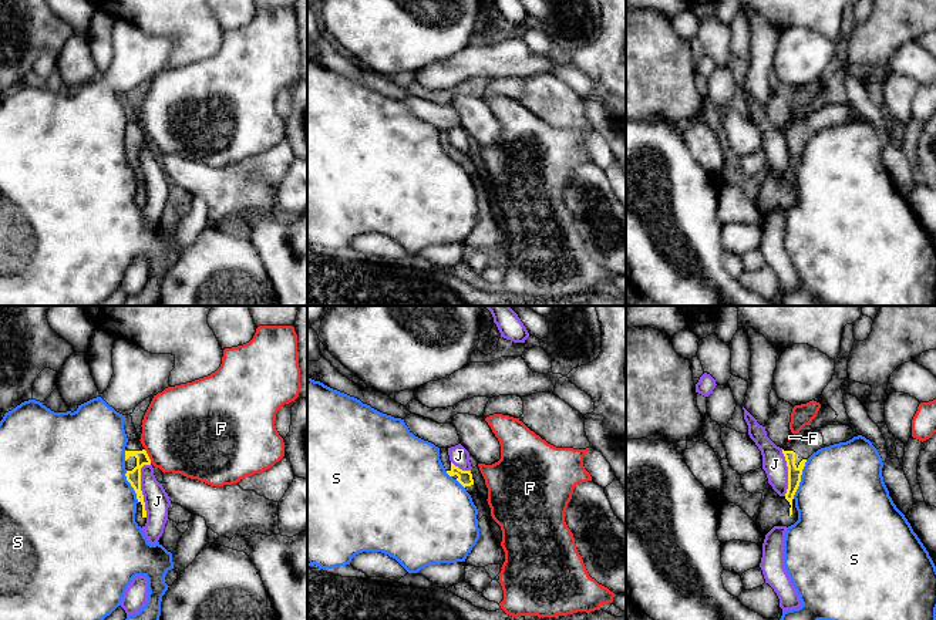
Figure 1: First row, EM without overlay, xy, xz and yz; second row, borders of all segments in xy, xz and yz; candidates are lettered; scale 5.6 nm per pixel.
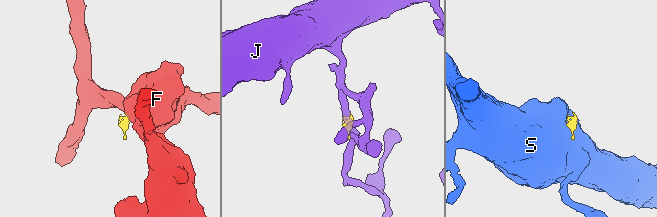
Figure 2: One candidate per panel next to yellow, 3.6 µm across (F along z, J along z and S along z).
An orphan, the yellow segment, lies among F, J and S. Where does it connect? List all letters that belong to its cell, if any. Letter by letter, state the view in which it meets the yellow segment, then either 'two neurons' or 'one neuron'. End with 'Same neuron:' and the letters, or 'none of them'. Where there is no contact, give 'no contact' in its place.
F: xy | two neurons
J: xy | two neurons
S: yz | two neurons
Same neuron: none of them

